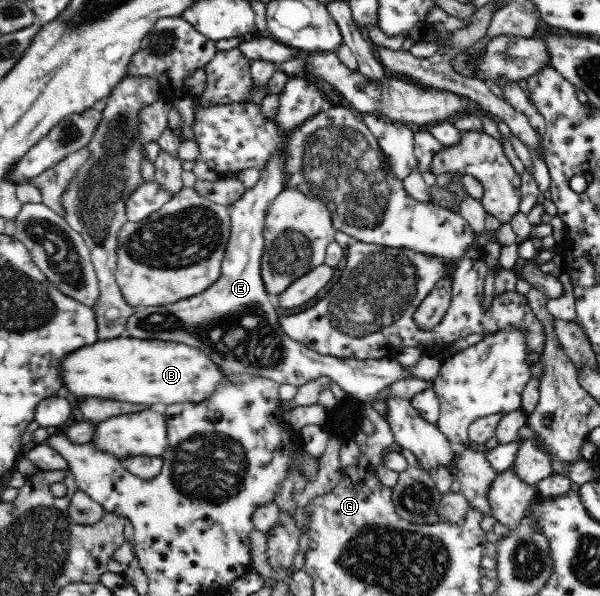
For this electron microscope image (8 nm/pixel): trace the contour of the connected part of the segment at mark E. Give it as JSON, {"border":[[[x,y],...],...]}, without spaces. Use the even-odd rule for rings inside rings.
{"border":[[[276,151],[269,156],[266,166],[260,172],[258,184],[247,192],[234,205],[230,206],[231,233],[222,259],[221,273],[214,286],[210,286],[206,292],[200,292],[198,296],[190,296],[186,300],[174,301],[174,304],[165,304],[157,307],[135,307],[135,312],[126,323],[128,337],[140,340],[165,340],[184,342],[190,346],[196,346],[204,350],[218,367],[228,374],[241,374],[259,376],[272,379],[280,384],[302,386],[320,378],[328,376],[336,382],[340,388],[353,396],[356,401],[364,404],[375,400],[376,394],[384,387],[388,387],[398,379],[419,378],[411,376],[399,361],[392,358],[379,359],[343,359],[322,355],[306,345],[292,340],[279,325],[278,307],[275,304],[276,296],[266,294],[265,284],[261,277],[261,256],[264,248],[263,228],[264,217],[268,205],[282,192],[284,183],[284,155],[282,151]]]}

